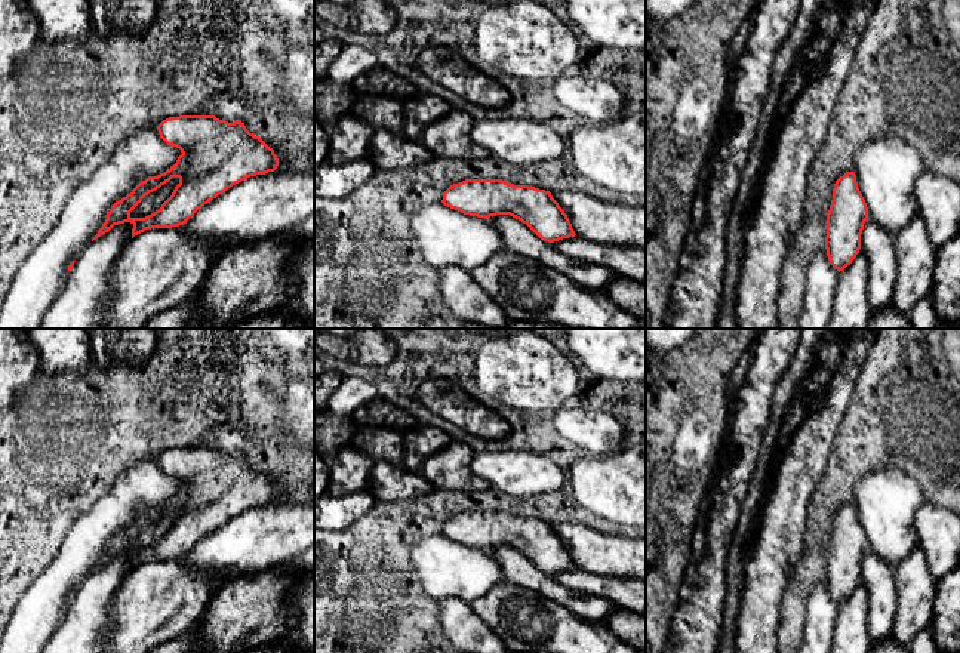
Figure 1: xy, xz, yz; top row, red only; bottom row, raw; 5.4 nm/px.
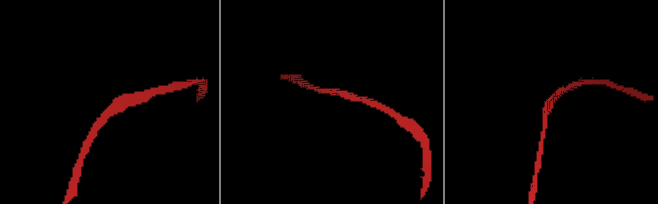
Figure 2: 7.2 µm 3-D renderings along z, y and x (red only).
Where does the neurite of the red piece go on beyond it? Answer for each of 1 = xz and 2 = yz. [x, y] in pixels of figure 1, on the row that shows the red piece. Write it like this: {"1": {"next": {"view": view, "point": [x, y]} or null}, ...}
{"1": {"next": null}, "2": {"next": null}}

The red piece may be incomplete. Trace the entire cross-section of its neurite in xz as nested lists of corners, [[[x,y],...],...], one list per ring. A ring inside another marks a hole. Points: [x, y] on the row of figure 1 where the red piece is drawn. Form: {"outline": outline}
{"outline": [[[465,179],[450,185],[443,192],[441,203],[464,215],[484,219],[510,215],[548,243],[576,235],[551,192],[529,185],[514,185],[502,179]]]}

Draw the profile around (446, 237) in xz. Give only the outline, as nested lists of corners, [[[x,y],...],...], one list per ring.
[[[436,203],[410,213],[413,240],[427,264],[434,268],[459,267],[467,271],[504,252],[504,241],[489,219],[464,215]]]

